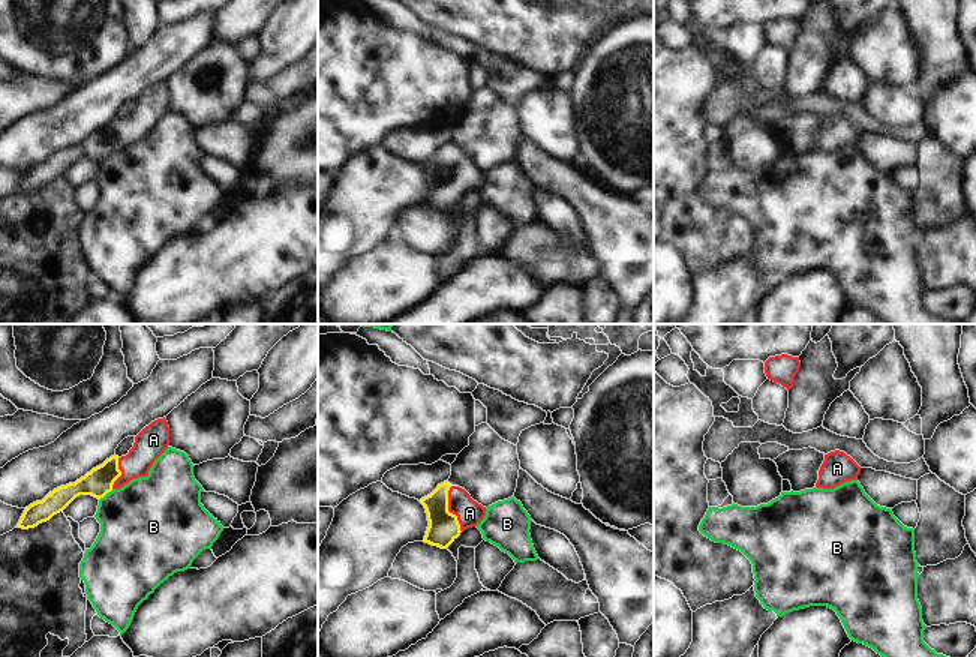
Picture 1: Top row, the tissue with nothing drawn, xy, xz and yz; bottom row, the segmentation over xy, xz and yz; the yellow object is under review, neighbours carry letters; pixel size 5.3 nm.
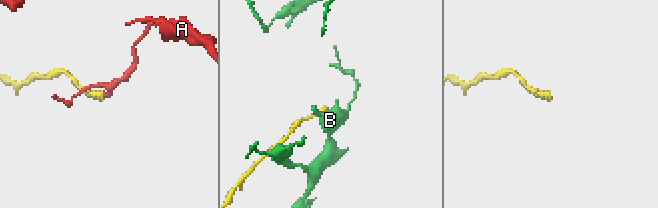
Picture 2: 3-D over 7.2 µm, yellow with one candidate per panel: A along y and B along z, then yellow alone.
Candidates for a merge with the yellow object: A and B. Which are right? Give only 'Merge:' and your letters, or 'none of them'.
Merge: A

